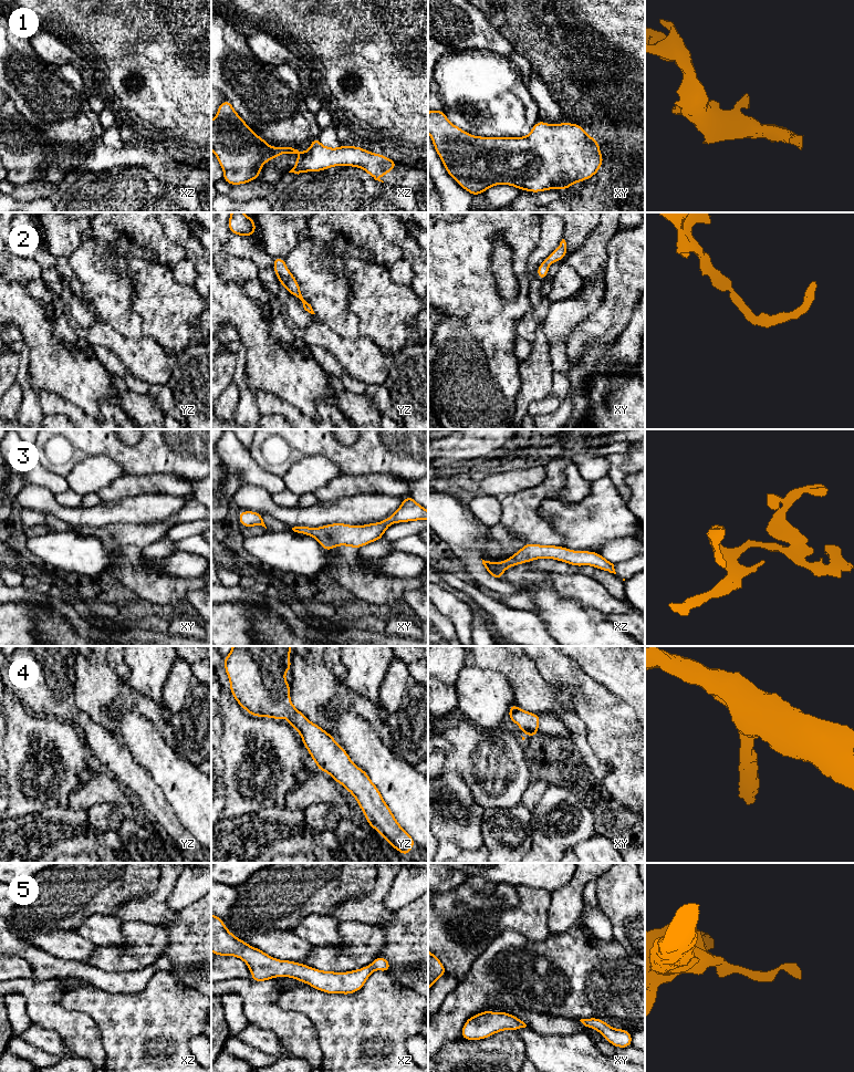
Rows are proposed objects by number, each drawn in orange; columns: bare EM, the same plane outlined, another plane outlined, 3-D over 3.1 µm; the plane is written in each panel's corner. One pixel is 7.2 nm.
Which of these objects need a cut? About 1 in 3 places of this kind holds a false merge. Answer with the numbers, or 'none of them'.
none of them

